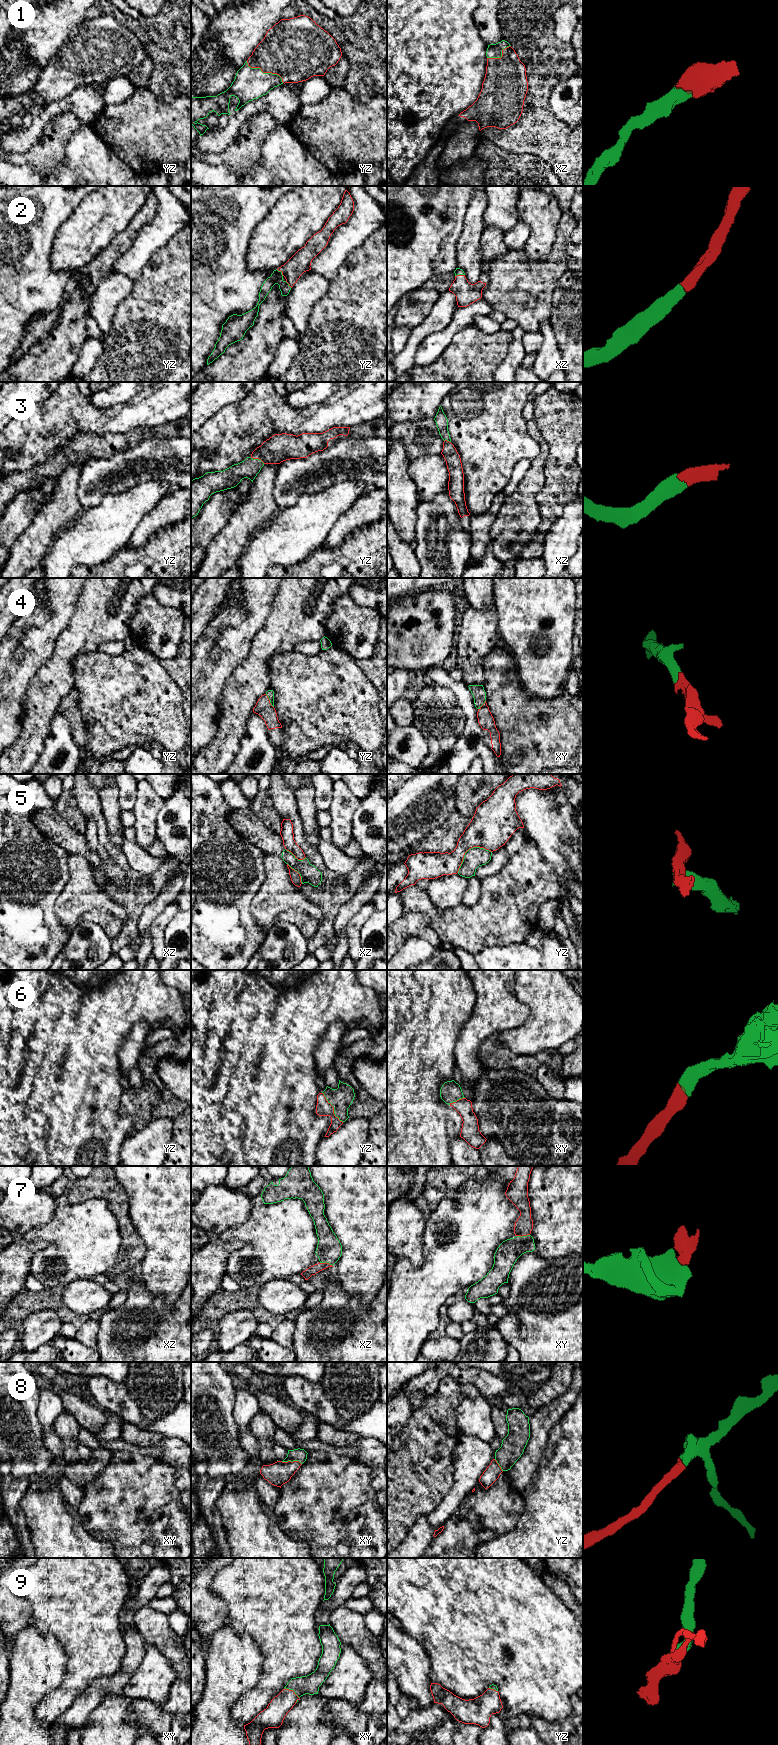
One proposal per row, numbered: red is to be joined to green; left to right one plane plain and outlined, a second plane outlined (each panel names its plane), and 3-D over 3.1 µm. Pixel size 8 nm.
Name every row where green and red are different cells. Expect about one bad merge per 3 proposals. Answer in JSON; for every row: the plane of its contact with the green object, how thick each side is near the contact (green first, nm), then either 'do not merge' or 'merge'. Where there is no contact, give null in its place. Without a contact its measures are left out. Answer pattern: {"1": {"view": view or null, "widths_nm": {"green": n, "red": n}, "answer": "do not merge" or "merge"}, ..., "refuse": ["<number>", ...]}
{"1": {"view": "yz", "widths_nm": {"green": 260, "red": 420}, "answer": "merge"}, "2": {"view": "xz", "widths_nm": {"green": 60, "red": 180}, "answer": "merge"}, "3": {"view": "yz", "widths_nm": {"green": 160, "red": 220}, "answer": "merge"}, "4": {"view": "yz", "widths_nm": {"green": 60, "red": 140}, "answer": "merge"}, "5": {"view": "yz", "widths_nm": {"green": 160, "red": 340}, "answer": "do not merge"}, "6": {"view": "yz", "widths_nm": {"green": 180, "red": 120}, "answer": "merge"}, "7": {"view": "xy", "widths_nm": {"green": 180, "red": 140}, "answer": "merge"}, "8": {"view": "xy", "widths_nm": {"green": 100, "red": 190}, "answer": "merge"}, "9": {"view": "xy", "widths_nm": {"green": 150, "red": 170}, "answer": "merge"}, "refuse": ["5"]}

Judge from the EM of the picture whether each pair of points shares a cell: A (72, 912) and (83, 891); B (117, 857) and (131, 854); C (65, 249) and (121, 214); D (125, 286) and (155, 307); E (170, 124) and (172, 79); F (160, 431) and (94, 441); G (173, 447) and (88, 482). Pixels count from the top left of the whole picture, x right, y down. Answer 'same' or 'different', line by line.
A: same
B: different
C: same
D: different
E: different
F: same
G: same

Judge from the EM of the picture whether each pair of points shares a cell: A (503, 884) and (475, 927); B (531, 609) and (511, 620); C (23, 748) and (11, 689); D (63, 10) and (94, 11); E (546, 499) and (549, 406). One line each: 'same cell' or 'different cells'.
A: same cell
B: same cell
C: different cells
D: different cells
E: same cell

